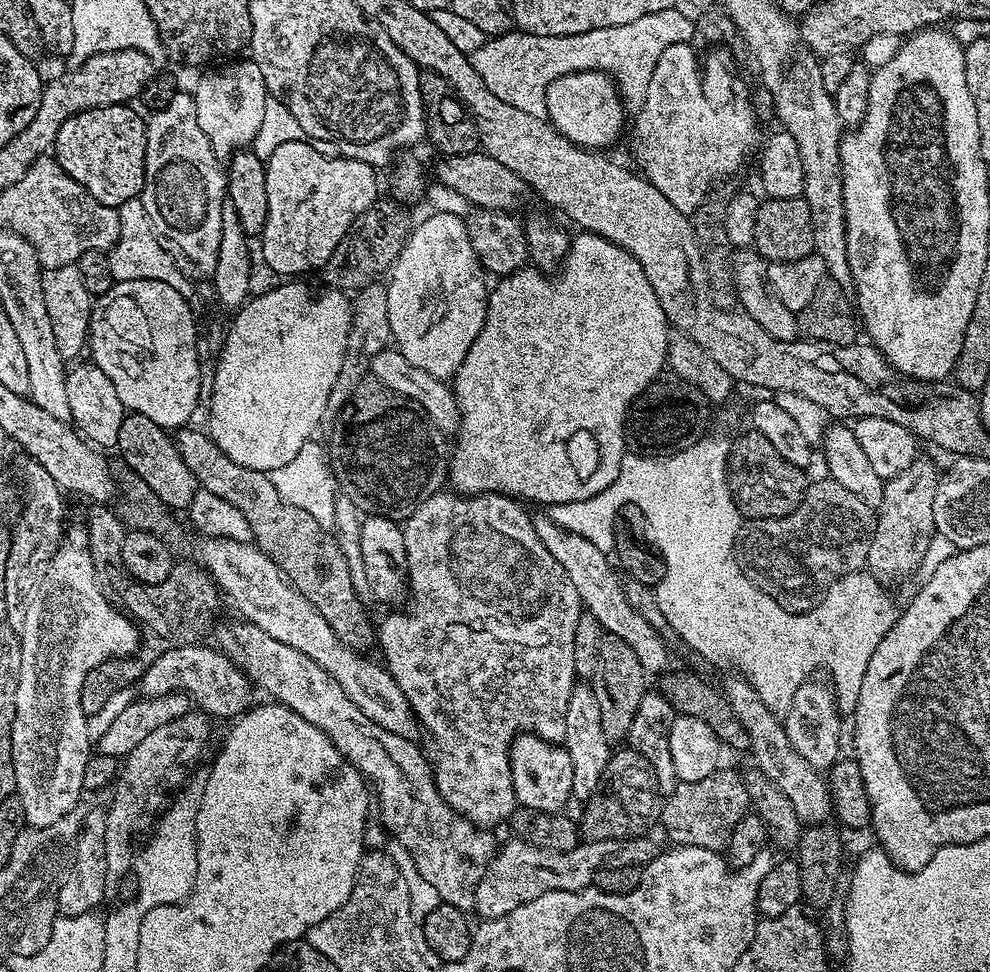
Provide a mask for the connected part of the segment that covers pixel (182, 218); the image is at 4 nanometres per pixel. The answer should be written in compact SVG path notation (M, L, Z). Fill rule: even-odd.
M177 91L170 106L147 117L144 190L139 199L146 206L146 218L158 246L193 282L207 281L218 266L218 246L222 242L222 220L226 217L228 177L225 165L211 148L198 126L191 91Z

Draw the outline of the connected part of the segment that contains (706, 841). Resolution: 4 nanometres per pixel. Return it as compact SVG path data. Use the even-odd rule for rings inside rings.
M717 770L714 774L710 774L698 782L677 783L676 789L667 793L660 810L659 823L662 828L664 824L664 832L672 839L671 843L673 845L702 846L706 850L714 850L718 853L723 853L727 849L734 826L738 826L738 822L742 817L749 815L750 805L743 775L739 771L737 773L724 771Z

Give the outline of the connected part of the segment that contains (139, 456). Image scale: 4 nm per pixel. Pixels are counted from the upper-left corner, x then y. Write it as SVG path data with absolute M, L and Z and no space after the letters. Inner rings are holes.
M128 412L122 418L122 426L119 427L115 451L120 452L123 467L134 470L150 490L162 501L164 507L169 510L186 510L194 498L197 490L197 482L190 466L182 462L182 456L176 450L173 437L165 429L159 428L150 418L146 418L137 412Z

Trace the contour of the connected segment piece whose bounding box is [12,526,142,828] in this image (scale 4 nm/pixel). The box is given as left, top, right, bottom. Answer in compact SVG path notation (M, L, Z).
M84 526L70 527L63 533L46 571L47 580L34 598L24 620L18 625L22 666L16 691L16 713L12 723L12 765L16 779L15 795L20 797L24 822L29 828L51 826L62 814L77 811L84 792L82 774L90 755L87 716L82 710L82 682L94 666L110 658L128 658L139 649L142 637L133 621L103 596L94 562L88 549Z

